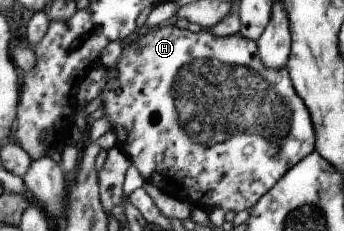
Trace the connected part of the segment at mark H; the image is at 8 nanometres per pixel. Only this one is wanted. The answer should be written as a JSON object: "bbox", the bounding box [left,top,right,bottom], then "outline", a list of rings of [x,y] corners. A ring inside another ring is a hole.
{"bbox":[99,21,315,214],"outline":[[[173,21],[158,25],[154,28],[145,28],[144,35],[133,36],[123,44],[123,50],[119,61],[114,68],[107,69],[106,85],[99,97],[102,99],[103,117],[111,123],[111,129],[117,137],[117,146],[120,151],[130,157],[131,163],[138,169],[140,175],[150,185],[160,191],[171,195],[180,201],[186,201],[190,207],[201,207],[208,210],[211,207],[220,207],[225,212],[237,214],[243,209],[250,209],[256,202],[270,191],[277,181],[285,175],[289,168],[302,161],[308,154],[315,151],[315,129],[309,109],[304,105],[301,97],[298,97],[291,82],[286,67],[282,69],[267,68],[257,52],[257,43],[254,40],[242,37],[239,33],[219,38],[210,30],[200,30],[197,33],[190,32],[188,28],[179,29]]]}

